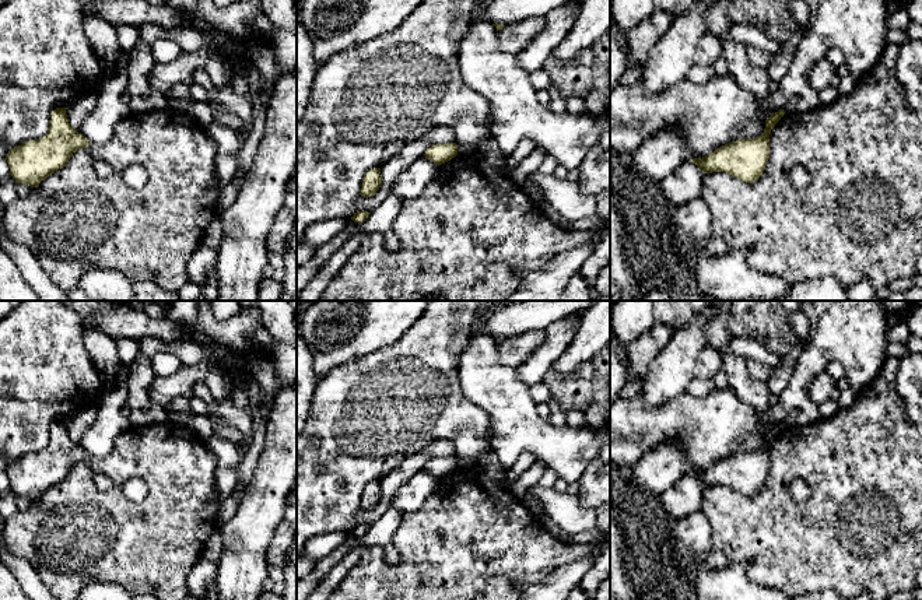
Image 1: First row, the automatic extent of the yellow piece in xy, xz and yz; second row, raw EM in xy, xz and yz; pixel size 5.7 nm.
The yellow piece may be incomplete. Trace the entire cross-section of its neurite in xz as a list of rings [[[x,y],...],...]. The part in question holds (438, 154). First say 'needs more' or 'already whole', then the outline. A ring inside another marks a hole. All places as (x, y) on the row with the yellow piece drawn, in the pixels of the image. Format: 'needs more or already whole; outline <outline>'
already whole; outline [[[456,143],[434,144],[427,148],[424,157],[427,157],[435,165],[442,165],[458,155]]]

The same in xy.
already whole; outline [[[56,108],[52,112],[49,130],[42,138],[24,141],[7,152],[10,175],[17,183],[36,187],[66,166],[76,151],[91,145],[91,141],[69,123],[66,109]]]

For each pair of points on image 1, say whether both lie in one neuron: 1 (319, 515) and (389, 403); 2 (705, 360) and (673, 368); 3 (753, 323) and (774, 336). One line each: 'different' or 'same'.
1: same
2: different
3: same

